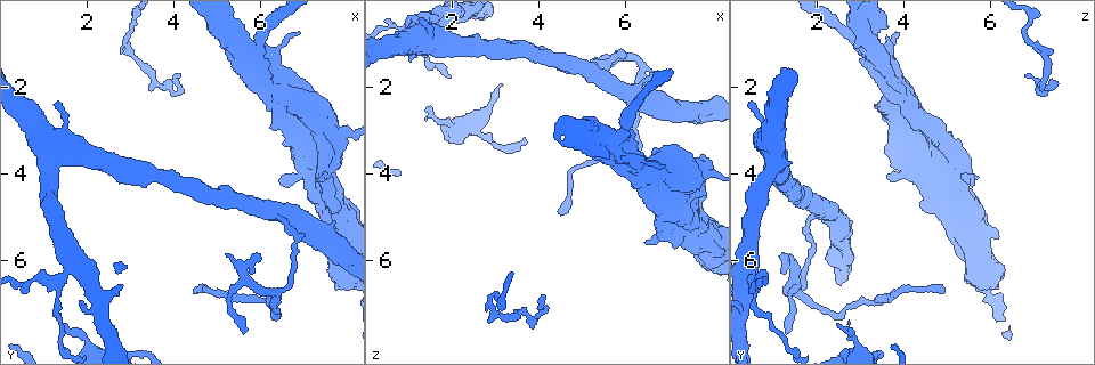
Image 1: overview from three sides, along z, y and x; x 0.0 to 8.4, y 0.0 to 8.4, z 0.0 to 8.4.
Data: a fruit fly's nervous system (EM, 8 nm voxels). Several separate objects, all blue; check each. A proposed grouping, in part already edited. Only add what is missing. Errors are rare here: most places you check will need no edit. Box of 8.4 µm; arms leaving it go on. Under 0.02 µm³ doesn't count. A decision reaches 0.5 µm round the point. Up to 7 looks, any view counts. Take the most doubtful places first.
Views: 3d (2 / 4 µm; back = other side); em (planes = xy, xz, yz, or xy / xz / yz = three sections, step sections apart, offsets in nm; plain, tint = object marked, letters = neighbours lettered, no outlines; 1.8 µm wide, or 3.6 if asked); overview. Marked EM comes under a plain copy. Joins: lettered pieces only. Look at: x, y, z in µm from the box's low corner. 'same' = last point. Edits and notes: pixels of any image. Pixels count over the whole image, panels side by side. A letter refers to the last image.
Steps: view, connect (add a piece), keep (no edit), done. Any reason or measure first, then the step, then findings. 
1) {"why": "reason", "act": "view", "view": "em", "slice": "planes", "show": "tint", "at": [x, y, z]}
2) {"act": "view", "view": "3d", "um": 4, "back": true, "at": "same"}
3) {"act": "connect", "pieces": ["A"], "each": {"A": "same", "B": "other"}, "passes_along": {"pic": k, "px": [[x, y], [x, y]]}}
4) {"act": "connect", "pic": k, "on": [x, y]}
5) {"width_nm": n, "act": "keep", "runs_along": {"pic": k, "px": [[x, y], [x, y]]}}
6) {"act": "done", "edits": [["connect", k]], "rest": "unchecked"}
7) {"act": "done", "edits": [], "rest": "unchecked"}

{"why": "branch stops here", "act": "view", "view": "3d", "um": 2, "at": [6.40, 4.20, 5.55]}

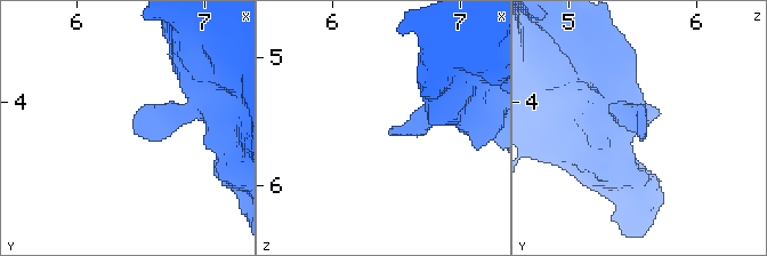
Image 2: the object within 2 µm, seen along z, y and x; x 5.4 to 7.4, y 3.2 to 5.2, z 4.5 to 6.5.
{"act": "view", "view": "em", "slice": "yz", "step": 4, "show": "letters", "at": [6.46, 4.24, 5.60]}

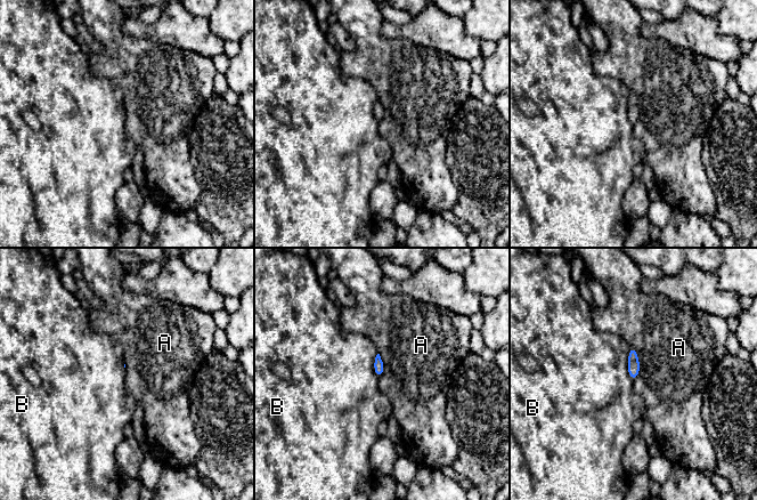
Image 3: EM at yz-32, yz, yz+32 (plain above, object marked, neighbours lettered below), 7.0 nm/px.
{"act": "keep", "each": {"A": "other", "B": "other"}, "border": {"pic": 3, "px": [[631, 346], [639, 361], [634, 380]]}, "found": "none of them fits"}

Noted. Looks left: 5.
{"why": "abrupt turn", "act": "view", "view": "3d", "um": 2, "at": [2.90, 0.85, 6.75]}

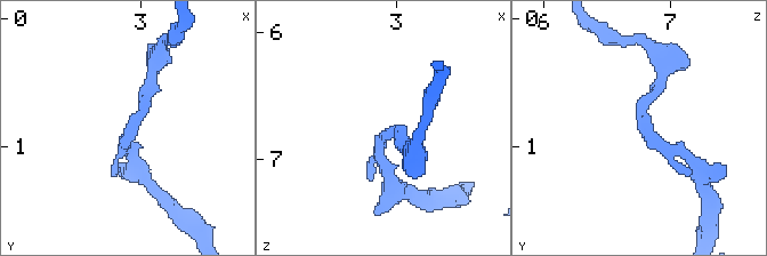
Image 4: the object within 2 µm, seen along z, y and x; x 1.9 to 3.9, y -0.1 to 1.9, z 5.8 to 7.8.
{"why": "now the EM", "act": "view", "view": "em", "slice": "planes", "show": "letters", "at": [2.96, 0.88, 6.80]}

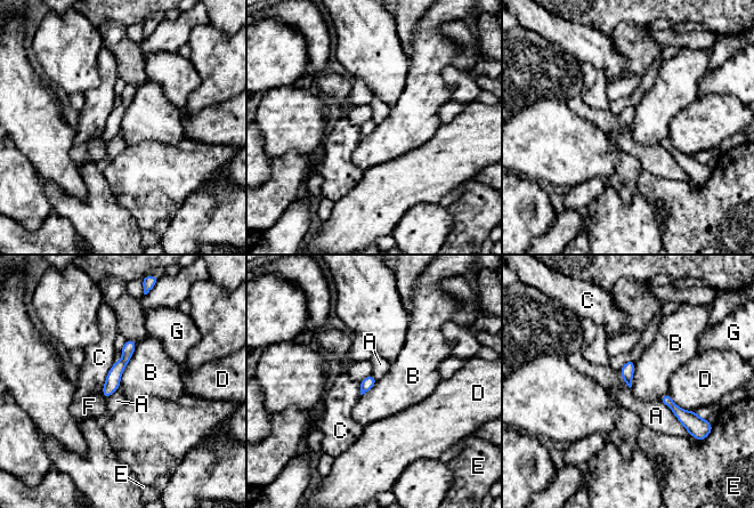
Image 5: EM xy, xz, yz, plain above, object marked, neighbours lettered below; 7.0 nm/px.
{"width_nm": 90, "act": "keep", "each": {"A": "other", "B": "other", "C": "other", "D": "other", "E": "other", "F": "other", "G": "other"}, "border": {"pic": 5, "px": [[137, 344], [122, 373], [119, 387]]}, "found": "none of them fits"}

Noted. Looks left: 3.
{"why": "an open end", "act": "view", "view": "3d", "um": 2, "at": [6.85, 0.75, 3.85]}

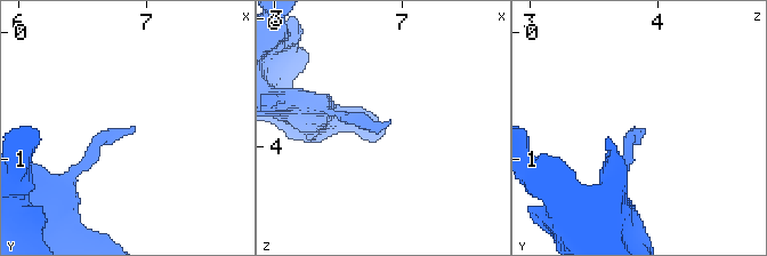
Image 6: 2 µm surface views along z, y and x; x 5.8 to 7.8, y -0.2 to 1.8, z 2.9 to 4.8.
{"why": "need the tissue", "act": "view", "view": "em", "slice": "planes", "show": "letters", "at": [6.88, 0.76, 3.80]}

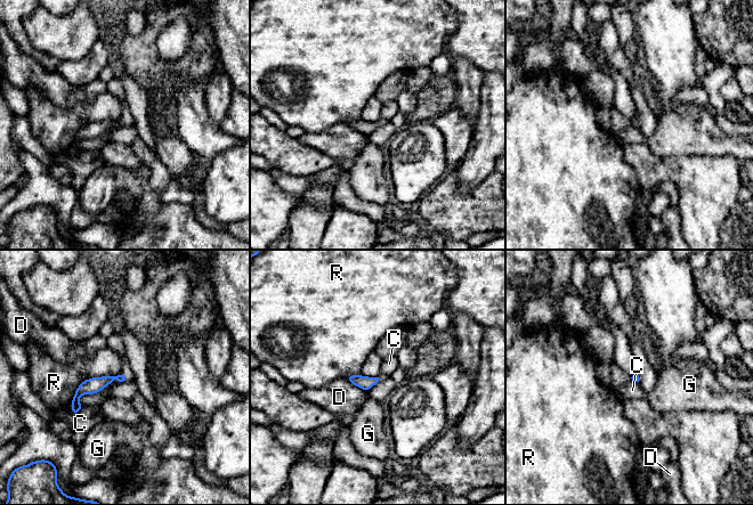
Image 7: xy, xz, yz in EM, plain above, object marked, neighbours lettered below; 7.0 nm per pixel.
{"act": "keep", "each": {"C": "other", "D": "other", "G": "other", "R": "other"}, "found": "no lettered piece goes on from it"}

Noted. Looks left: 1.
{"act": "done", "edits": [], "rest": "unchecked"}

